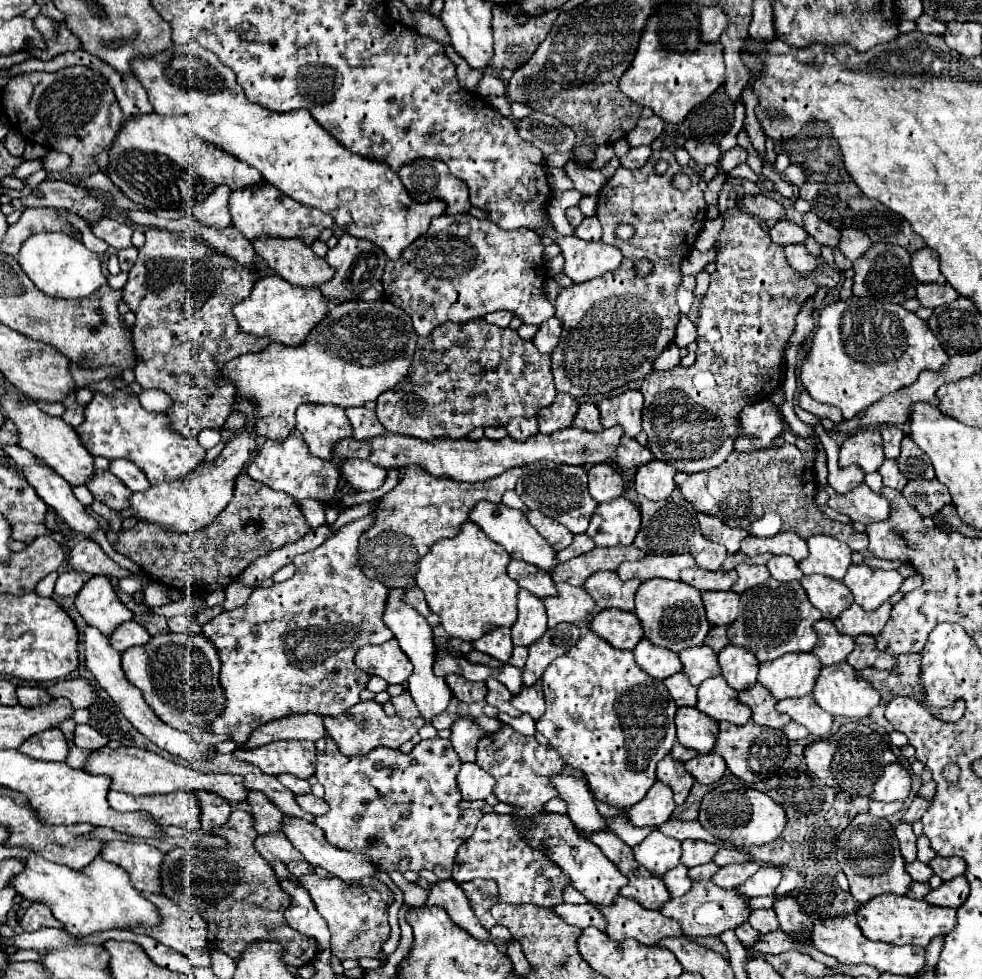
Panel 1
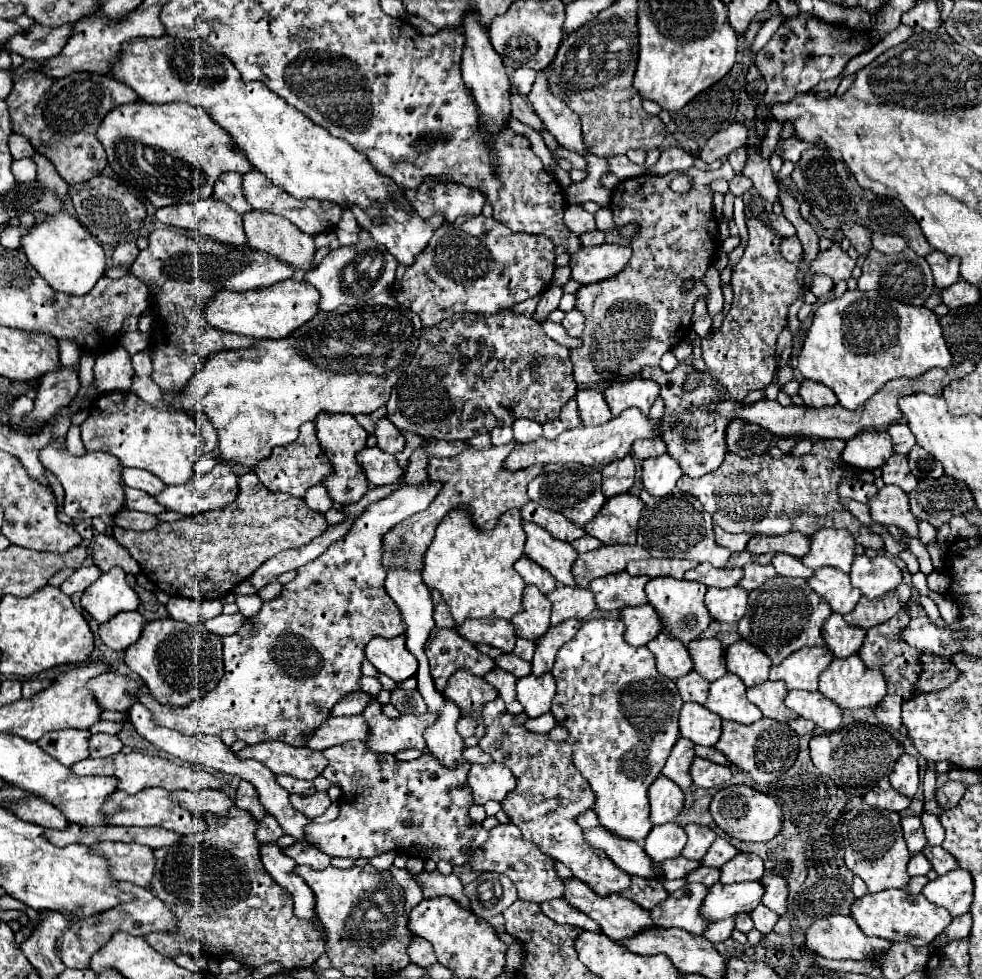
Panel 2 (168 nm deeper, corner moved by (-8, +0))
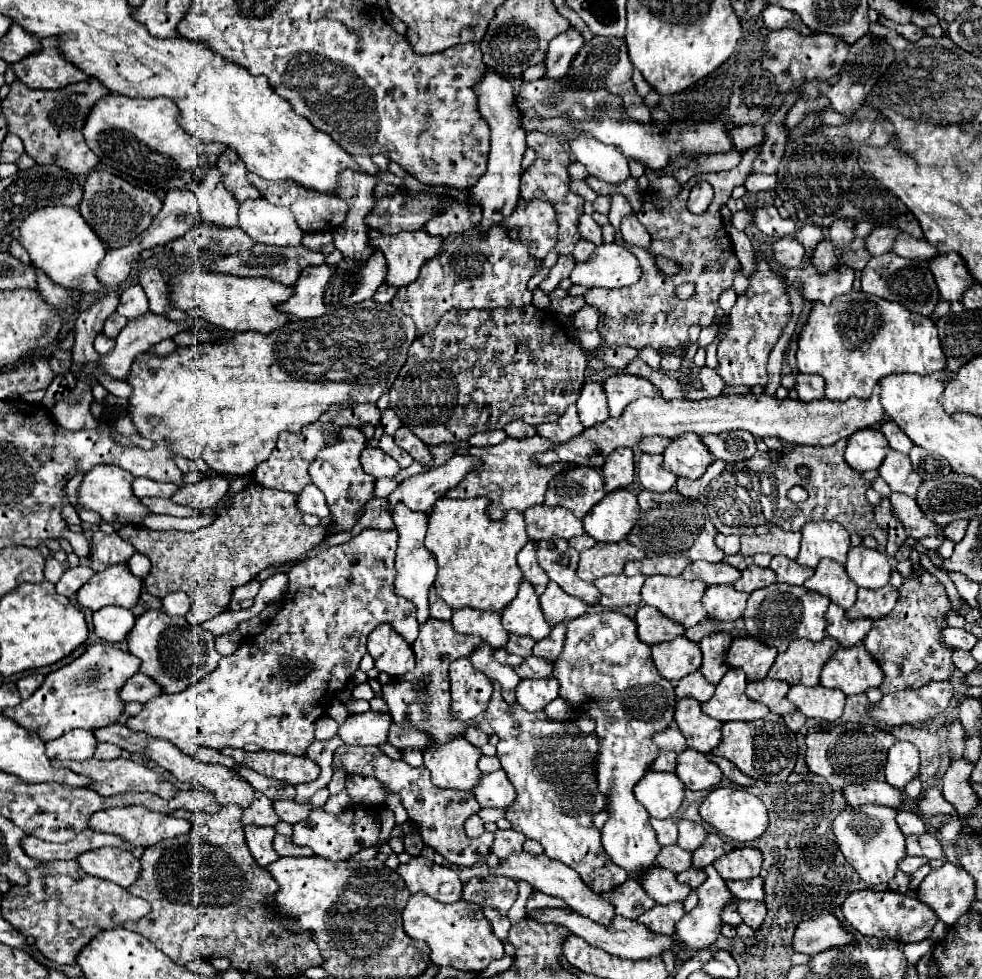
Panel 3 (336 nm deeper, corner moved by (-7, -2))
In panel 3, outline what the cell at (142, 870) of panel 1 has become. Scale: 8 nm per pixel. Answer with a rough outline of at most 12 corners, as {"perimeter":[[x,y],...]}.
{"perimeter":[[113,846],[89,850],[77,862],[87,874],[129,888],[141,862]]}

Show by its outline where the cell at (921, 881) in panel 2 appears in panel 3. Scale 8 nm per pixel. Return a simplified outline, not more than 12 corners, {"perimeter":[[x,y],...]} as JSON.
{"perimeter":[[899,870],[889,882],[893,892],[907,894],[911,876]]}

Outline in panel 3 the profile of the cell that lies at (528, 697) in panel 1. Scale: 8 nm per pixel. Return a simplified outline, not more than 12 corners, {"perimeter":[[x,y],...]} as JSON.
{"perimeter":[[553,676],[521,680],[517,702],[539,712],[557,698]]}

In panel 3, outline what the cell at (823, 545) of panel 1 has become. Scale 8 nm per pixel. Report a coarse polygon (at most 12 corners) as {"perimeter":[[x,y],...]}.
{"perimeter":[[837,522],[801,530],[797,562],[815,568],[823,558],[845,564],[849,532]]}

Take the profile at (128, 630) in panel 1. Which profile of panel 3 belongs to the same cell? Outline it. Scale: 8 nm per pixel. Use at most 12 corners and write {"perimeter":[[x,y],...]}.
{"perimeter":[[119,606],[93,614],[95,634],[123,642],[135,626],[135,614]]}

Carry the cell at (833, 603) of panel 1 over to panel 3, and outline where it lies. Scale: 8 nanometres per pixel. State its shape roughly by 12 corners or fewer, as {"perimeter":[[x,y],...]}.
{"perimeter":[[821,560],[803,586],[829,596],[843,610],[855,604],[857,586],[845,566]]}

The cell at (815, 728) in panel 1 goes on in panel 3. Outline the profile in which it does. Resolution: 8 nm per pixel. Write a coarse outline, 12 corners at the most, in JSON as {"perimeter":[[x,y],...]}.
{"perimeter":[[791,686],[787,700],[809,718],[835,724],[843,716],[841,690]]}

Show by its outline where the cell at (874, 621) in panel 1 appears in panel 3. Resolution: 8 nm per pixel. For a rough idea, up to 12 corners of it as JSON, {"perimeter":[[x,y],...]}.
{"perimeter":[[887,584],[881,590],[859,590],[849,620],[887,616],[899,592]]}

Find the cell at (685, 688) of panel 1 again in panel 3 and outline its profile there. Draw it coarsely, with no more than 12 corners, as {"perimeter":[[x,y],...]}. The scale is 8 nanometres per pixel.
{"perimeter":[[701,672],[681,678],[675,686],[679,698],[691,696],[707,702],[715,686]]}

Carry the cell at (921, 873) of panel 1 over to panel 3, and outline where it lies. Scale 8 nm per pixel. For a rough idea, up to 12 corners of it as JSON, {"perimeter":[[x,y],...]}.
{"perimeter":[[907,856],[901,870],[913,874],[917,868],[929,864],[925,858]]}

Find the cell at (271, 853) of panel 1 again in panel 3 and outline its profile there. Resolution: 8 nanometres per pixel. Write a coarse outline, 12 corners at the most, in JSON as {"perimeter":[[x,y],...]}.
{"perimeter":[[255,792],[243,824],[273,828],[279,816],[273,802]]}

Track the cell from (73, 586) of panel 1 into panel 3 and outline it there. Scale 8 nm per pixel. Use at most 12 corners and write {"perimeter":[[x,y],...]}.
{"perimeter":[[89,566],[71,568],[57,592],[73,596],[93,574]]}

